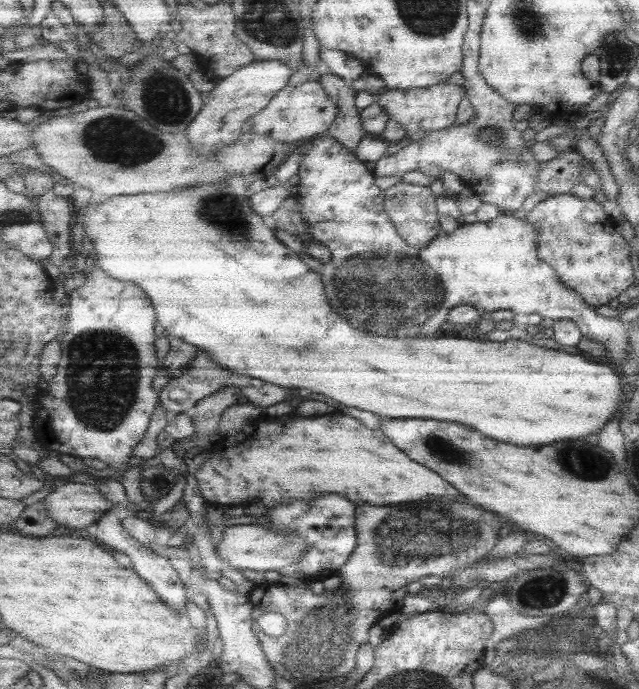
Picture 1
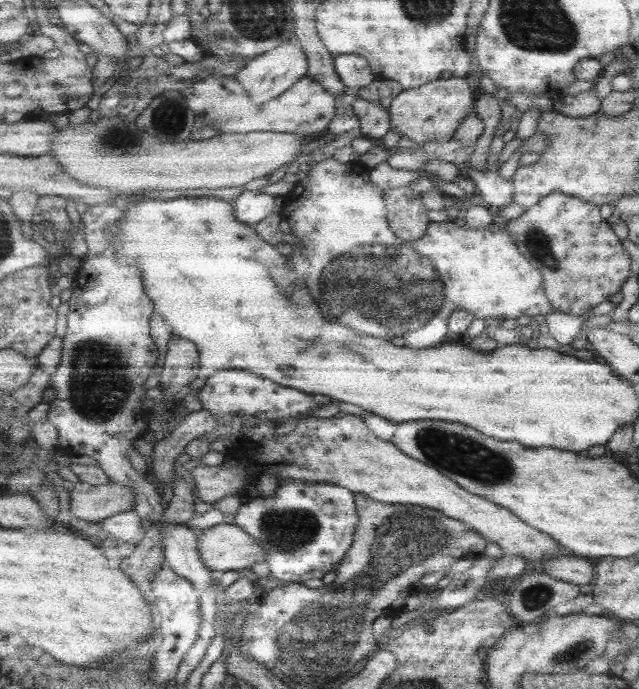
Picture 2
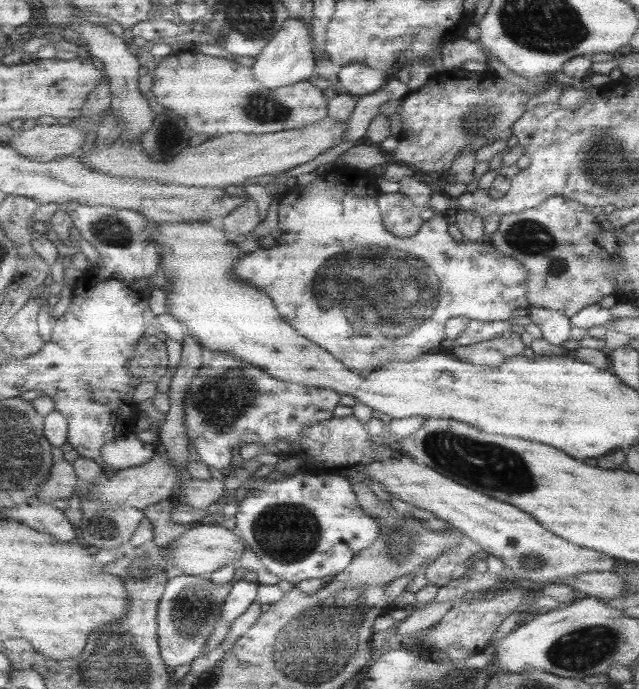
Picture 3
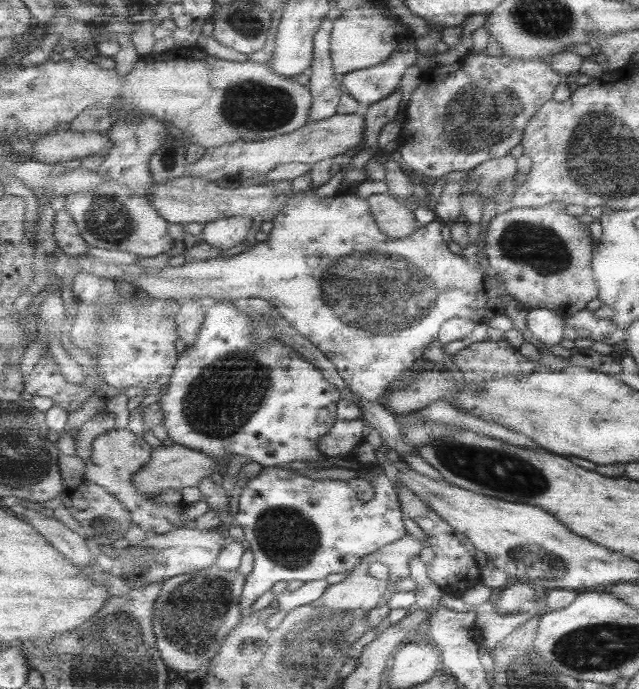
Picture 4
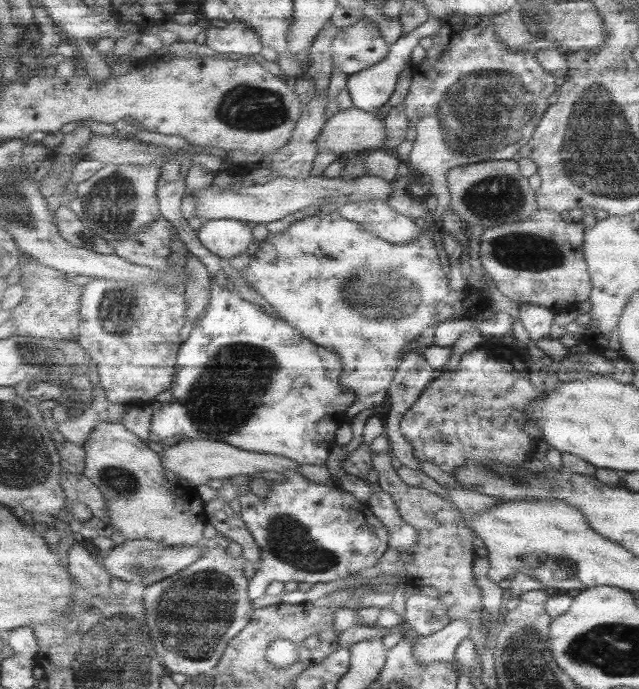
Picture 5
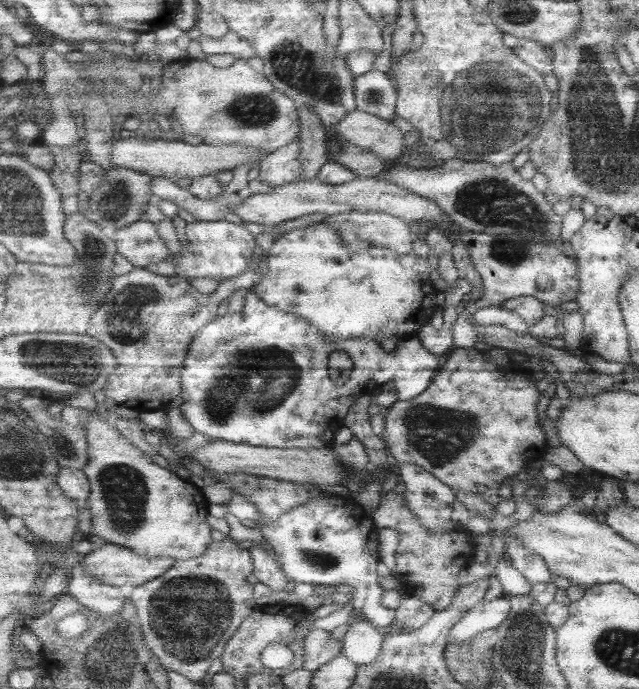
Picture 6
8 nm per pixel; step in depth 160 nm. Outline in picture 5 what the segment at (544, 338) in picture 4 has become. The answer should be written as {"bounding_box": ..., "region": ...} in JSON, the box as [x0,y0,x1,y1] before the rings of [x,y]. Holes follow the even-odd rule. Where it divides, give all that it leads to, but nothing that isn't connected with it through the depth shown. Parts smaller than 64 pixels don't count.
{"bounding_box":[518,303,556,340],"region":[[[518,303],[518,318],[530,340],[549,338],[556,313],[540,304]]]}

